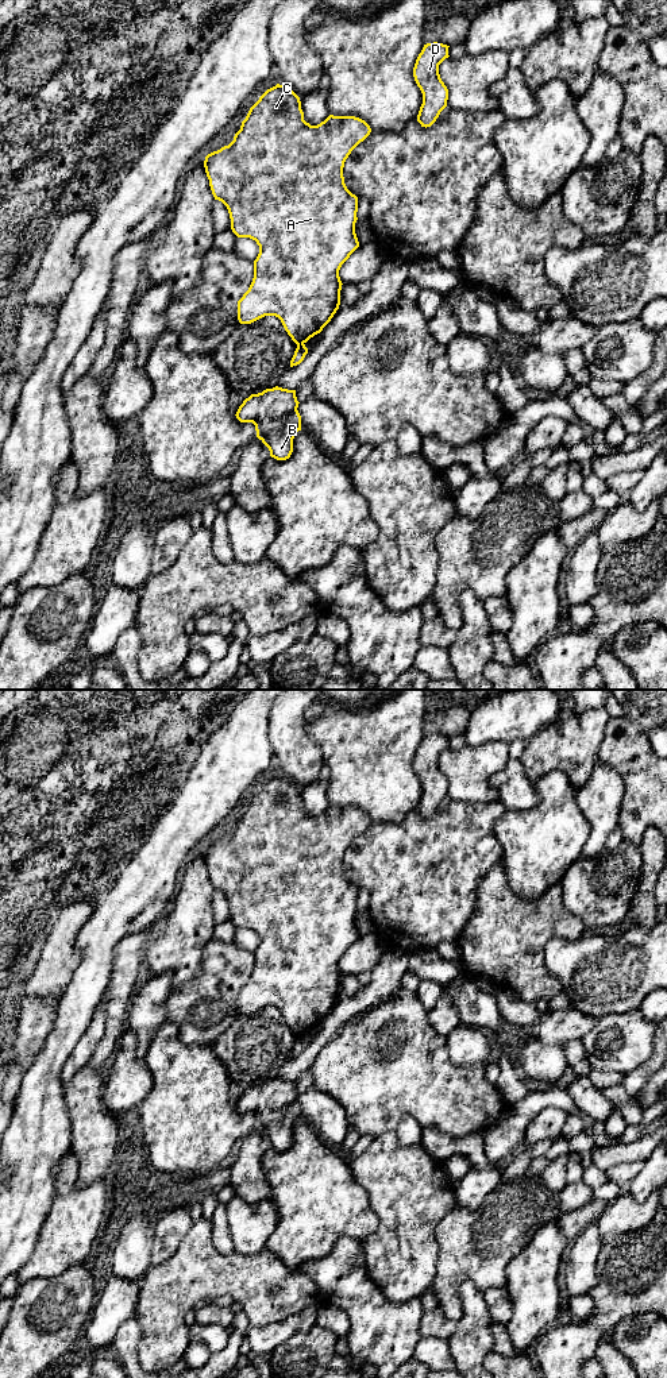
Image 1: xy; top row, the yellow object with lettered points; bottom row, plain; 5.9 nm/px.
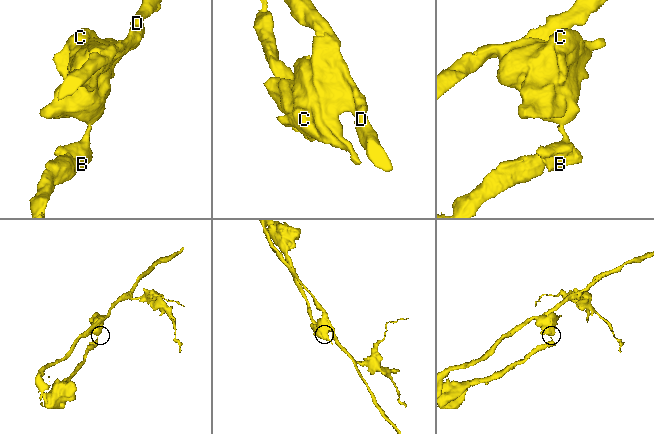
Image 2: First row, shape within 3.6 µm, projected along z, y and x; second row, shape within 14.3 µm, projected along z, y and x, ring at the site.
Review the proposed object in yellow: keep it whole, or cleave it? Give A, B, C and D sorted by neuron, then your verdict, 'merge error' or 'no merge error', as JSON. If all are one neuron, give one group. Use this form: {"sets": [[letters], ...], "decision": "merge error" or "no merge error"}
{"sets": [["A", "C", "D"], ["B"]], "decision": "merge error"}

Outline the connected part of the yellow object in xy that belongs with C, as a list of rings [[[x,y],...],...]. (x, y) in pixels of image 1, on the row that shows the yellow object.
[[[277,84],[250,108],[234,140],[205,157],[204,167],[212,194],[227,206],[232,232],[238,238],[250,238],[259,246],[252,282],[238,301],[240,324],[275,316],[300,346],[320,333],[331,321],[340,305],[343,283],[339,270],[359,247],[355,233],[358,197],[347,189],[343,167],[351,151],[370,132],[370,126],[355,116],[329,115],[320,124],[311,126],[304,120],[300,97]]]

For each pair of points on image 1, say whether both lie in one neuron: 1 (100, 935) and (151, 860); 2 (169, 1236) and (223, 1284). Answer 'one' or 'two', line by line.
1: one
2: two

